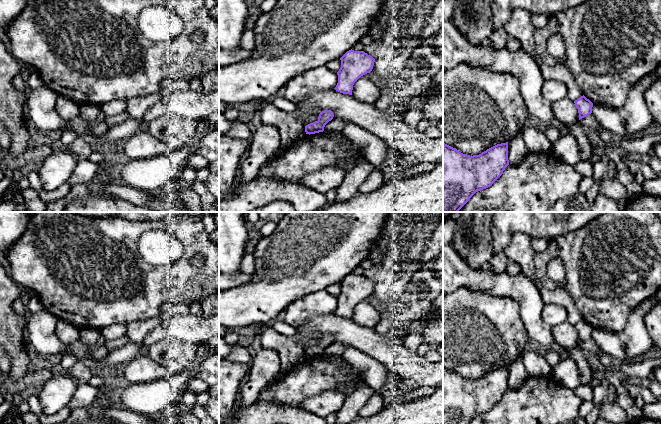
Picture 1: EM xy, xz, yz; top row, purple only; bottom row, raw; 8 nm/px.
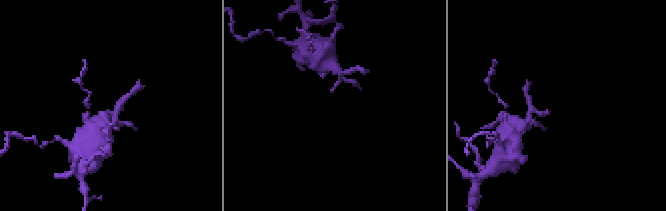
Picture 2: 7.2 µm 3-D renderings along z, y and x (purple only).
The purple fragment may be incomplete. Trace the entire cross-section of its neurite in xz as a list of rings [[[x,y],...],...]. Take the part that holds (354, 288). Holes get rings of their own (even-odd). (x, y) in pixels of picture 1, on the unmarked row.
[[[347,275],[341,282],[341,291],[337,296],[336,315],[352,319],[354,307],[373,293],[375,283],[364,275]]]

